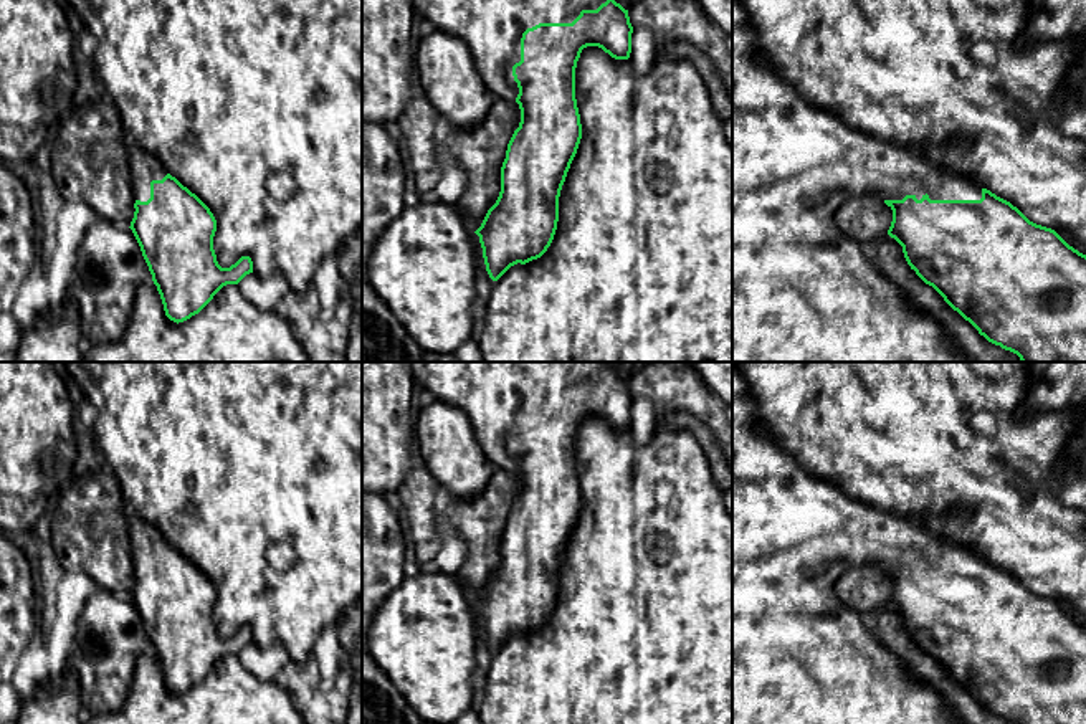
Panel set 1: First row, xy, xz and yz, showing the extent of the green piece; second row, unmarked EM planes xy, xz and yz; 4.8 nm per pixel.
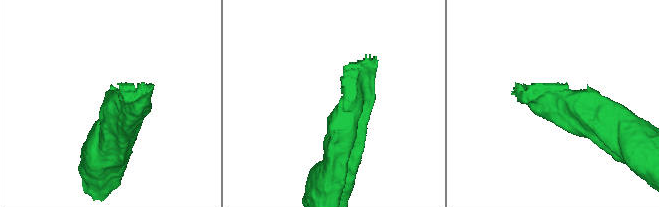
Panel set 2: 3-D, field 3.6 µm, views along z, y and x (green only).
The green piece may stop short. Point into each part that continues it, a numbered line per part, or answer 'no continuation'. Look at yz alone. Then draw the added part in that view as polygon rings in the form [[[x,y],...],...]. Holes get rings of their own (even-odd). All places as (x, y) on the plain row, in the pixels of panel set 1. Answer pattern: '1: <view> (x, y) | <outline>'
1: yz (799, 657) | [[[732,364],[732,724],[964,724],[873,636],[861,615],[835,598],[833,585],[850,567],[980,570],[982,557],[812,474],[755,423],[747,383]]]

